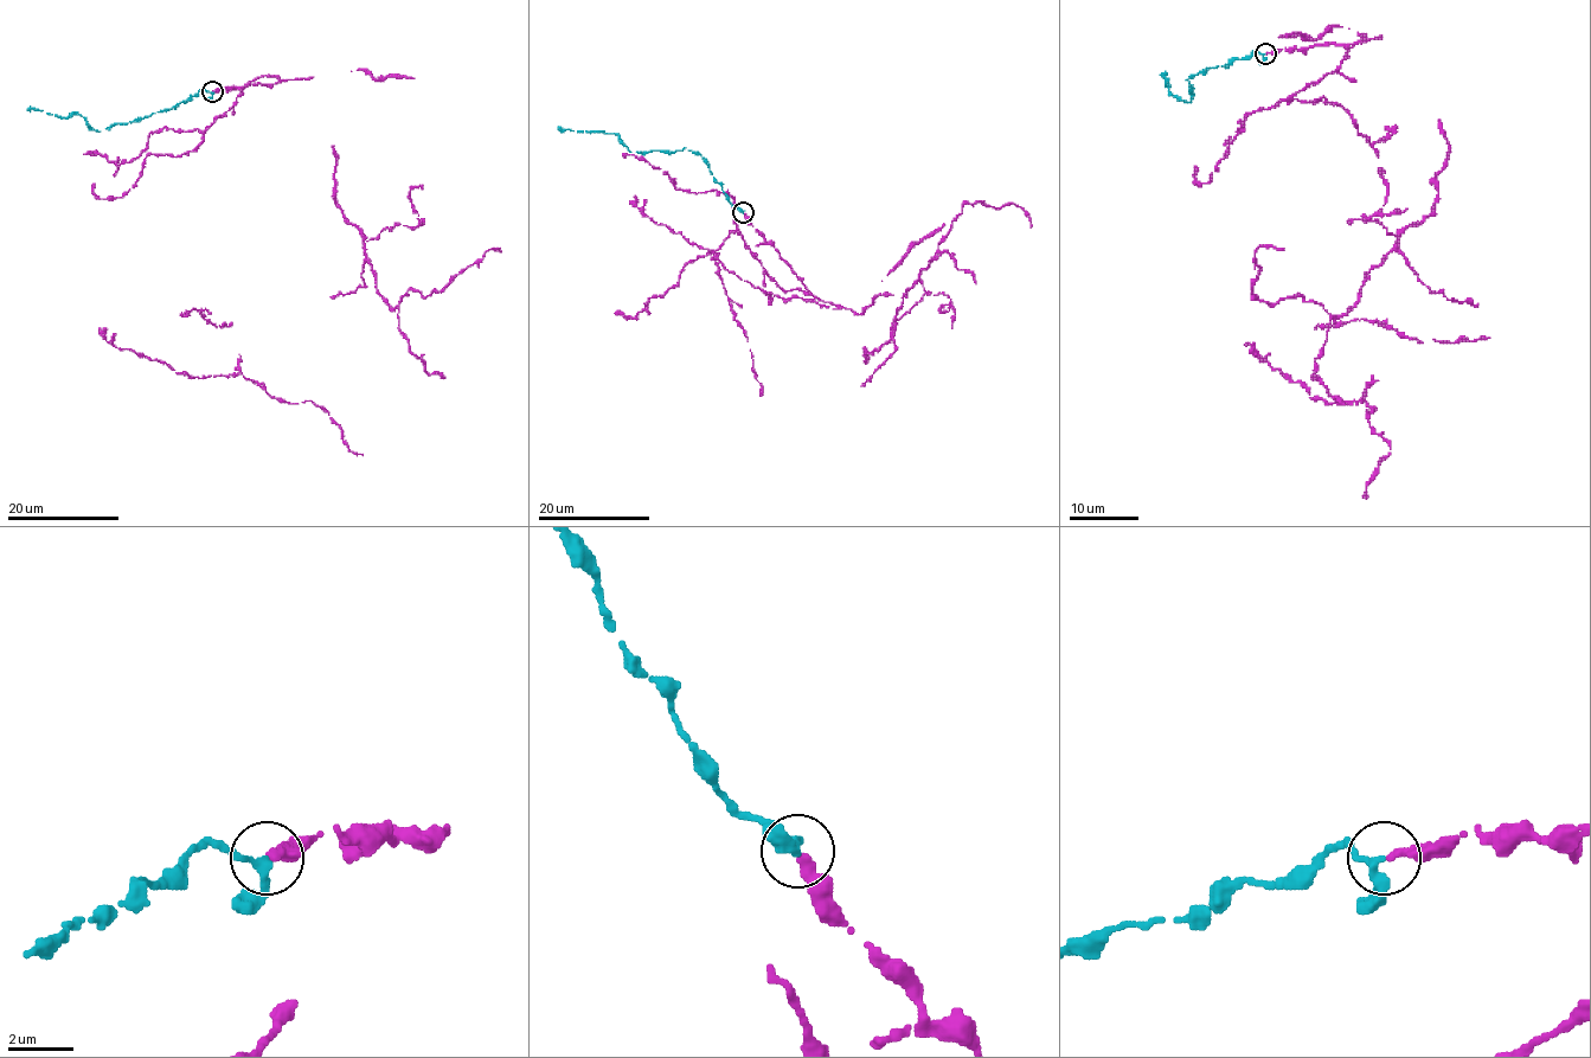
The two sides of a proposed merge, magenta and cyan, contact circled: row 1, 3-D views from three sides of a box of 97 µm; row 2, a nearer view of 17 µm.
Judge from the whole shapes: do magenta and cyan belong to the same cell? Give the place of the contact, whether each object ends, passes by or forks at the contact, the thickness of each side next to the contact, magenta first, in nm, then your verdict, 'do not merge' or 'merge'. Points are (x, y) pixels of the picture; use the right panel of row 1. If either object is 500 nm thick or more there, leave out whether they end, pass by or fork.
(1265, 53) | magenta ends | cyan passes by | 320/240 nm | merge

